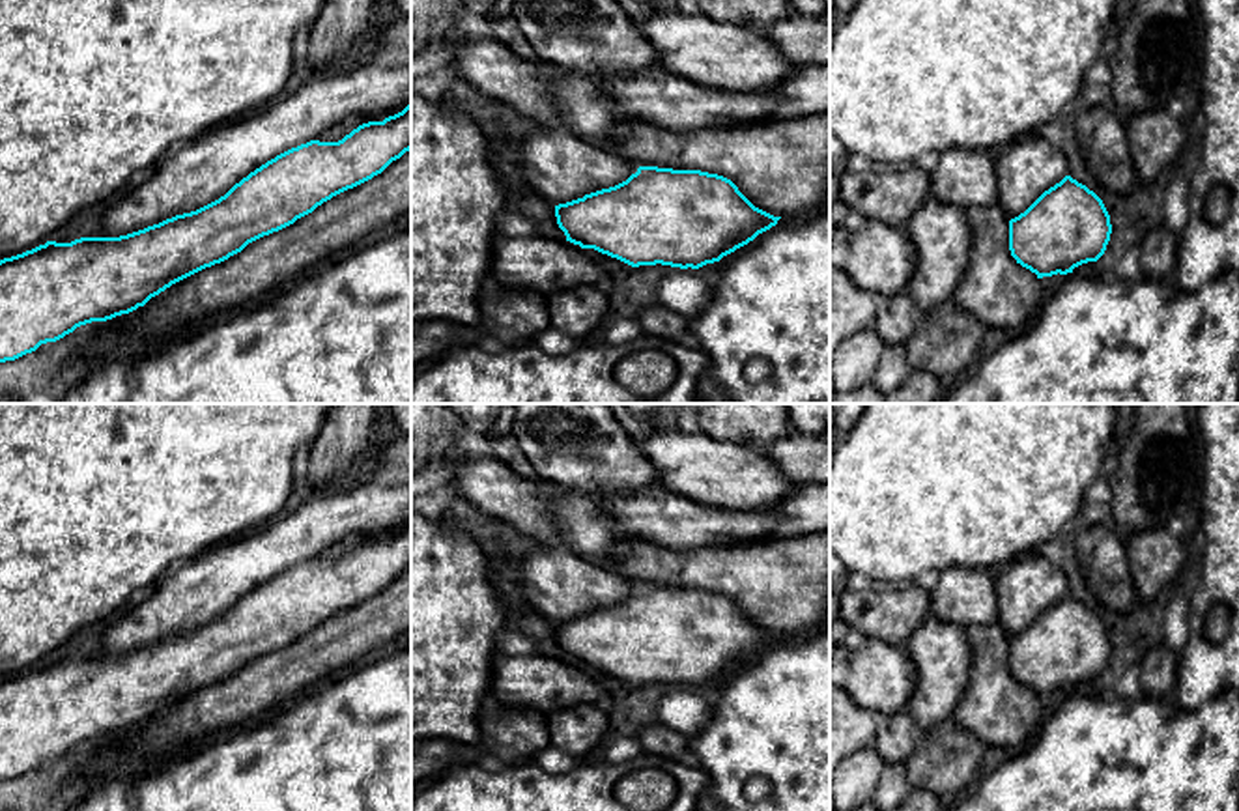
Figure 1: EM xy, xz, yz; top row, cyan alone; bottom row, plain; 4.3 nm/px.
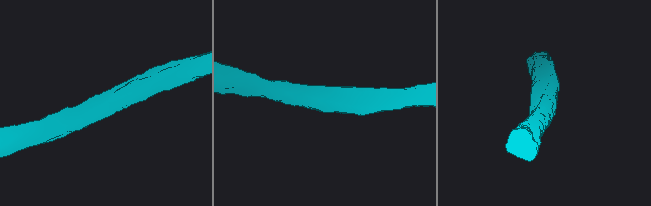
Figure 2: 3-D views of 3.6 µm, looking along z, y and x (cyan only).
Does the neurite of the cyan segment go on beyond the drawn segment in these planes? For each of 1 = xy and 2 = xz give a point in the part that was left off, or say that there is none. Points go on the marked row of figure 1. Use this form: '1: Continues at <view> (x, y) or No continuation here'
1: No continuation here
2: No continuation here

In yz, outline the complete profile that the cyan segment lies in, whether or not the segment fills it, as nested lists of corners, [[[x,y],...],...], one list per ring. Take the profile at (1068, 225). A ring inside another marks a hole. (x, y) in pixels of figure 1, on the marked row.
[[[1065,176],[1009,221],[1009,250],[1037,278],[1067,275],[1082,263],[1097,262],[1110,234],[1110,215],[1103,200]]]

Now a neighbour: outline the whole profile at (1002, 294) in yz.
[[[1000,204],[966,209],[970,262],[953,301],[987,329],[1018,333],[1041,308],[1041,280],[1009,250],[1009,219]]]

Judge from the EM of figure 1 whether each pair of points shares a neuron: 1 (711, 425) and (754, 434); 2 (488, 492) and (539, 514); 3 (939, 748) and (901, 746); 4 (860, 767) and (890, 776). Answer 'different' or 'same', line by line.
1: same
2: same
3: different
4: different

